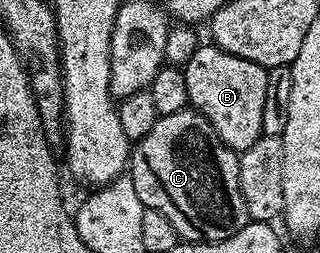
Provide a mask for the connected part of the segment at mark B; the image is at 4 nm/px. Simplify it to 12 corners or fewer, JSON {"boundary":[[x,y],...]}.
{"boundary":[[211,42],[189,105],[237,154],[264,135],[268,69]]}

